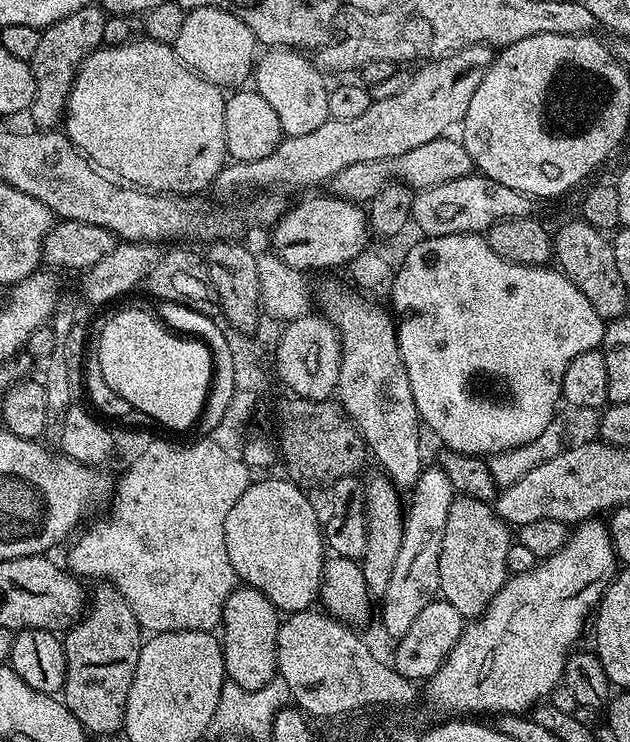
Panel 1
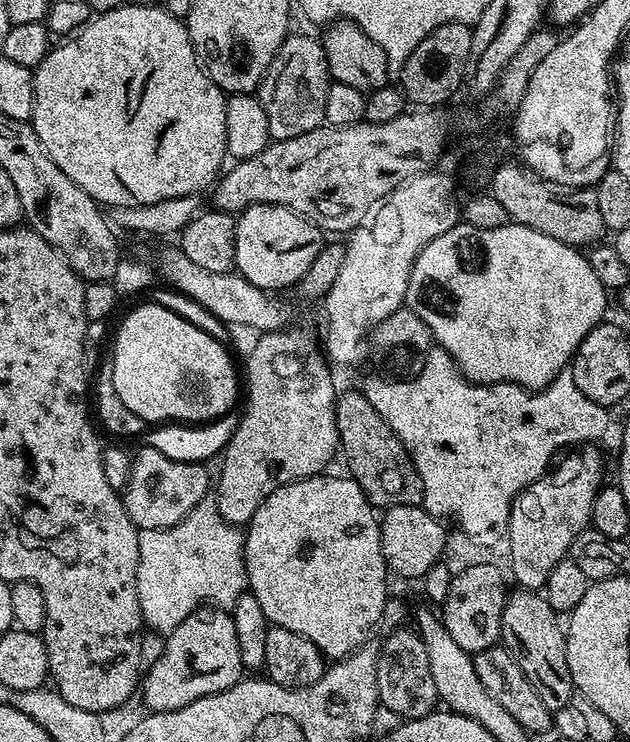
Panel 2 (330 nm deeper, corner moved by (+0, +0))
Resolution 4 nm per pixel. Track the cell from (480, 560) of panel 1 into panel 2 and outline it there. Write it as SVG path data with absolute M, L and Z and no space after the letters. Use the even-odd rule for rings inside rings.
M516 590L509 595L502 610L500 644L522 666L522 674L530 678L530 686L538 690L542 703L553 714L572 703L574 689L566 662L566 628L539 591Z

